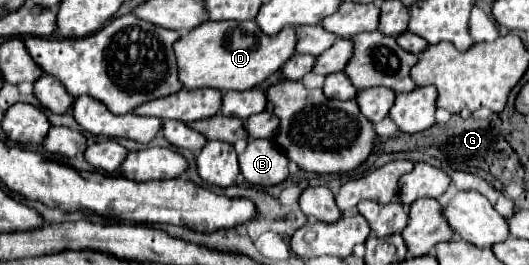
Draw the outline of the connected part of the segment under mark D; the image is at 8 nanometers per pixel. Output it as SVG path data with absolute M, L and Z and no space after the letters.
M205 21L197 29L189 31L183 35L175 45L175 55L177 55L177 67L179 67L179 81L183 83L185 89L201 89L201 87L213 87L219 91L245 91L261 85L269 75L277 73L295 53L295 27L283 27L279 35L265 35L255 21Z

